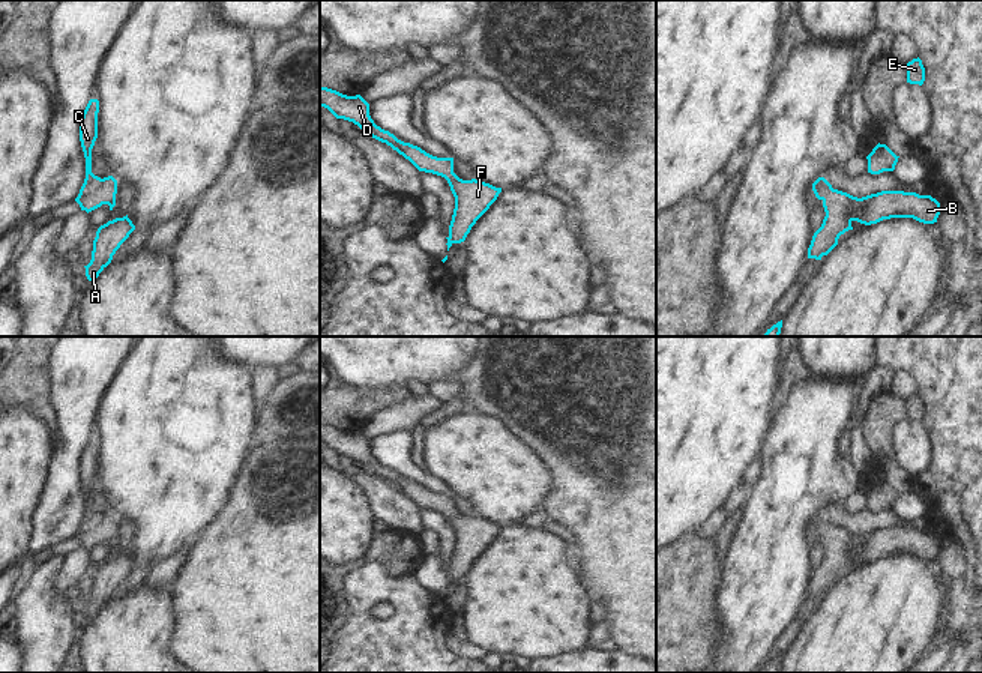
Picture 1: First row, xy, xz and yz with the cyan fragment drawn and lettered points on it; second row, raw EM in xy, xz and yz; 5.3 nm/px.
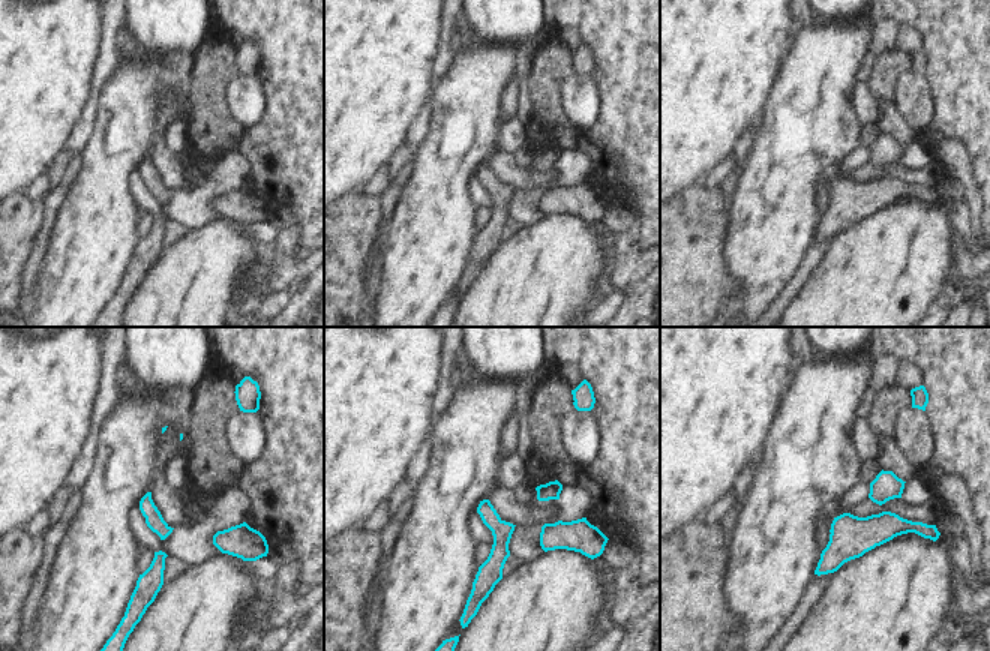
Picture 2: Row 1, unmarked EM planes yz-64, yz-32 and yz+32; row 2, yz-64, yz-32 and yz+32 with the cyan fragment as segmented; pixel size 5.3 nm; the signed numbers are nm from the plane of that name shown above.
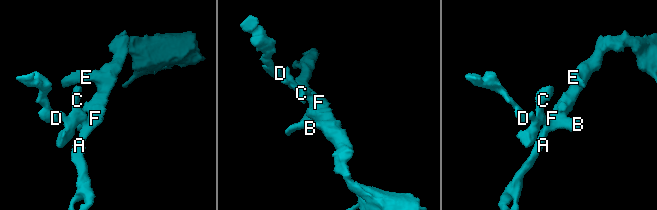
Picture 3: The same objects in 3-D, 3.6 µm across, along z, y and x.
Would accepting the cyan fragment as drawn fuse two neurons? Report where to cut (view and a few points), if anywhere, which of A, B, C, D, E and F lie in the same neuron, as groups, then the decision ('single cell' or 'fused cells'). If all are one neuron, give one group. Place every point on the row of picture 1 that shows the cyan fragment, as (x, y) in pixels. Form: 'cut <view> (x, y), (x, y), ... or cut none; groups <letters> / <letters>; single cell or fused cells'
cut none; groups A B C D E F; single cell

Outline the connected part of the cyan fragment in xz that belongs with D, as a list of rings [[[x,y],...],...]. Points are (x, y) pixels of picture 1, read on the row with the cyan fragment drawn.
[[[320,87],[320,107],[327,108],[336,119],[357,125],[363,134],[386,143],[419,171],[432,173],[447,180],[455,197],[455,209],[449,225],[447,251],[453,243],[465,240],[476,221],[497,200],[502,188],[476,179],[462,180],[453,173],[453,158],[437,158],[417,146],[398,140],[389,131],[381,129],[369,116],[369,104],[360,96],[347,96],[336,90]]]

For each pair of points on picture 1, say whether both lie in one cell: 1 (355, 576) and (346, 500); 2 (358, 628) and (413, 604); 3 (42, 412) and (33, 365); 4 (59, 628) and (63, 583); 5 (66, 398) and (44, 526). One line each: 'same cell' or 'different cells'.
1: different cells
2: same cell
3: same cell
4: different cells
5: same cell

